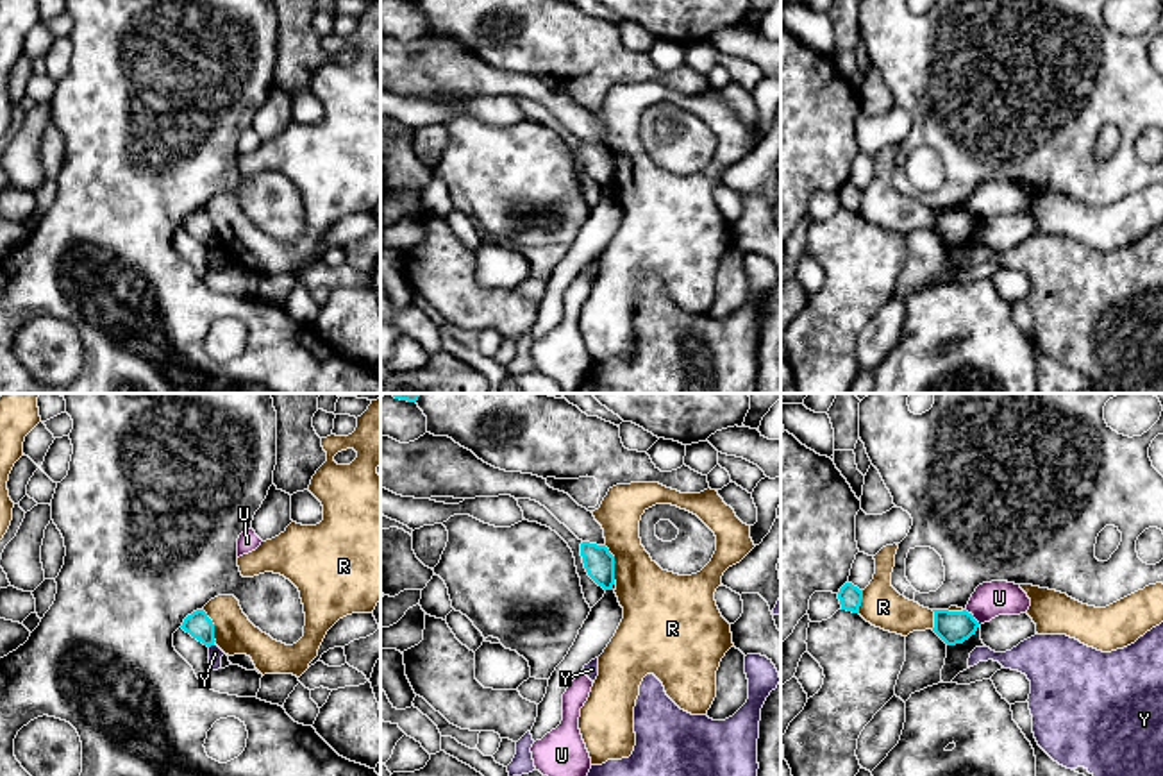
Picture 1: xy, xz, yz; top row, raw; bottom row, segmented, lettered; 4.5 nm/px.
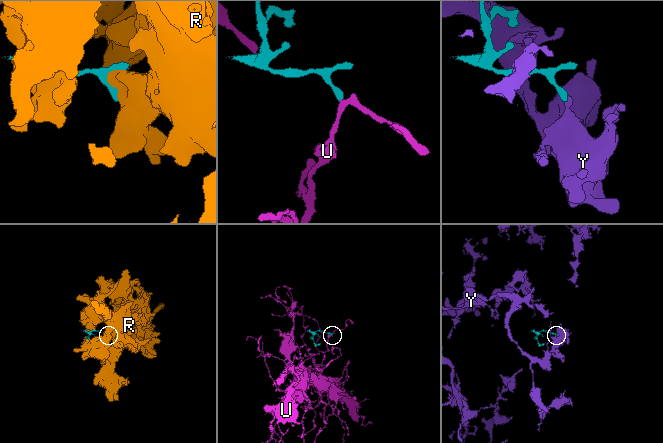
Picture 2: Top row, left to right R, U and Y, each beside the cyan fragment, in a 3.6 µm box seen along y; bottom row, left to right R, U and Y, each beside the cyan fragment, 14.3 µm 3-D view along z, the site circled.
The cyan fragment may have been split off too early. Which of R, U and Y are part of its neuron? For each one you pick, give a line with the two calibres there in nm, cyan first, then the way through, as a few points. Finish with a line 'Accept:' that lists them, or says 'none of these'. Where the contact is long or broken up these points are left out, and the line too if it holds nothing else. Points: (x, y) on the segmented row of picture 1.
Accept: none of these

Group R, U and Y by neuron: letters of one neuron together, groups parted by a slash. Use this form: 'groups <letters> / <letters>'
groups R / U / Y

